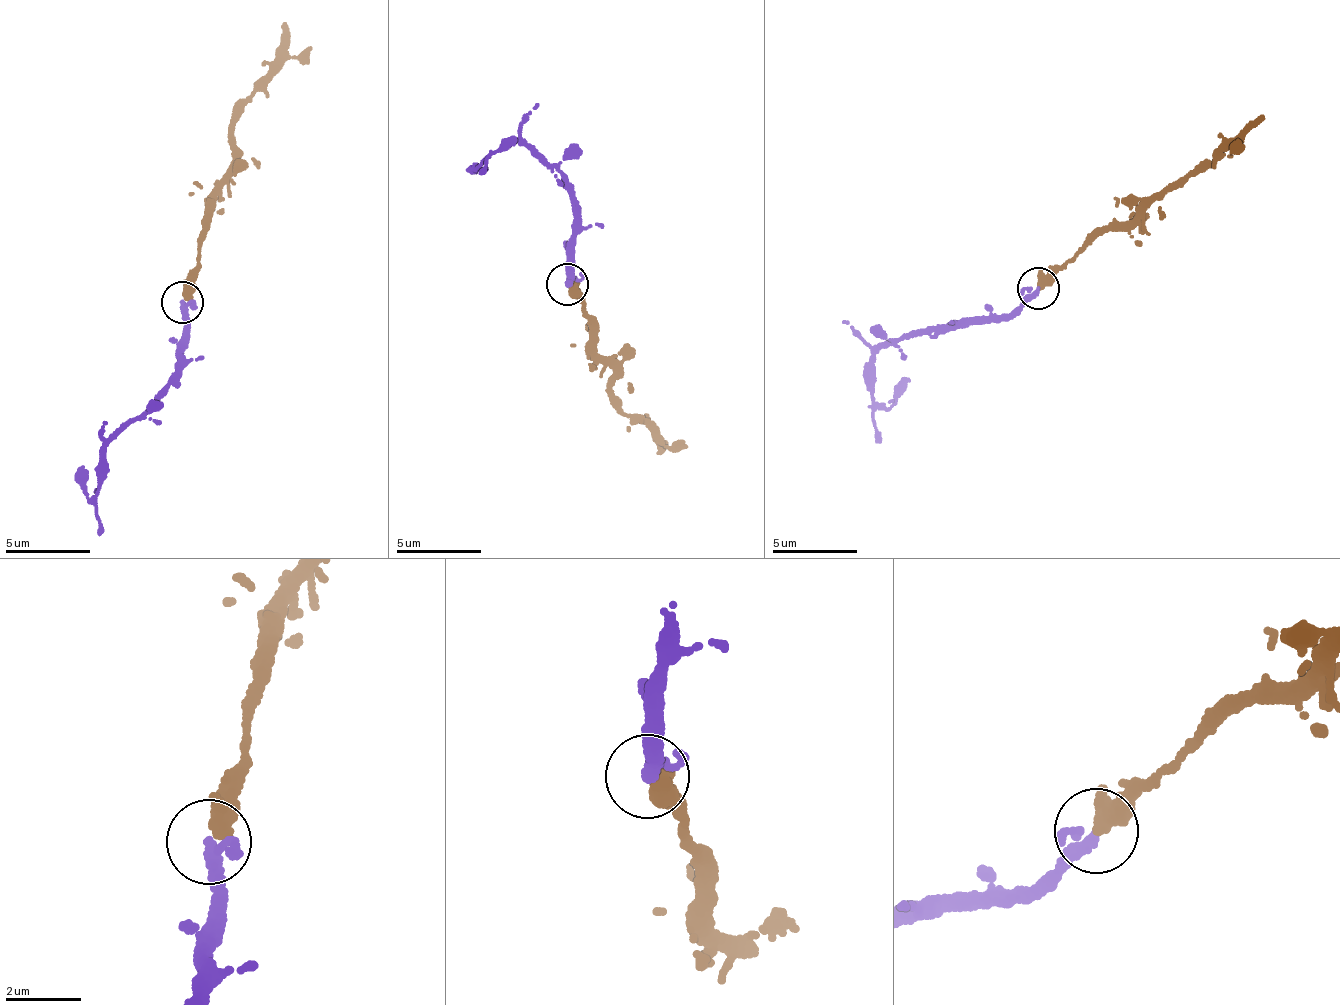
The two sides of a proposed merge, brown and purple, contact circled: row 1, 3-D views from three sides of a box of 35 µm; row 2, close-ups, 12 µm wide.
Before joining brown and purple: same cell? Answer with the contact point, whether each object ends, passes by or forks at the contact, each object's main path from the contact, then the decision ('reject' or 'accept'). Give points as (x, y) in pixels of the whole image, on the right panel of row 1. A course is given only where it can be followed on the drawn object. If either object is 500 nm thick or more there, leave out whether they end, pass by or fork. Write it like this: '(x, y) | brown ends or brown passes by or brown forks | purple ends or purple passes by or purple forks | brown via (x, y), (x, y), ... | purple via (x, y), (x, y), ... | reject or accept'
(1038, 288) | brown ends | purple passes by | brown via (1040, 287), (1100, 233), (1120, 231), (1158, 198), (1177, 189), (1209, 165), (1262, 113) | purple via (1037, 289), (996, 318), (954, 319), (899, 336), (871, 356), (872, 399), (888, 408), (909, 378) | accept

